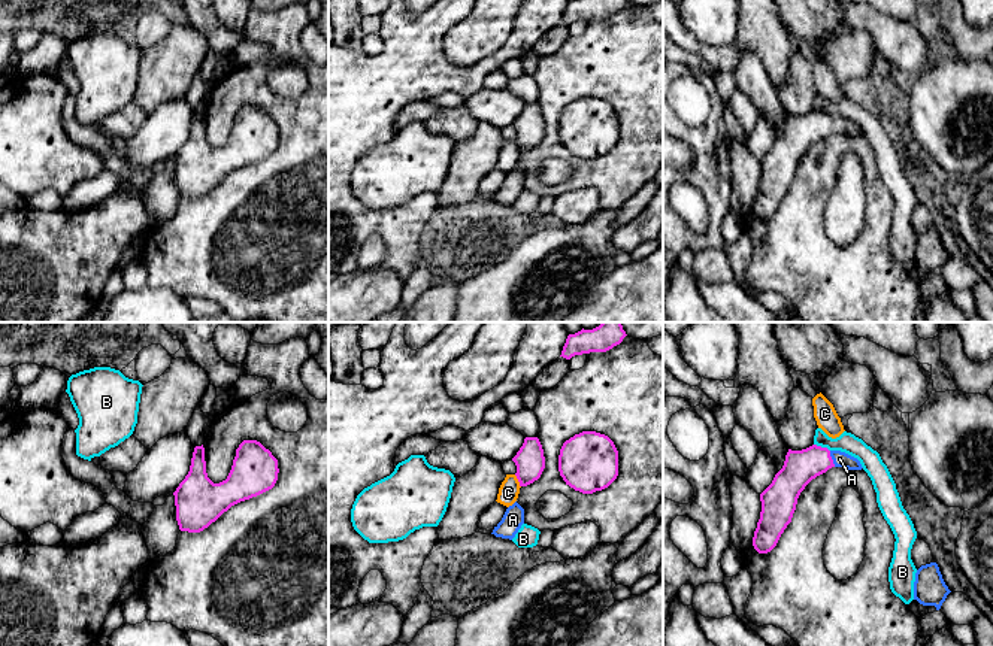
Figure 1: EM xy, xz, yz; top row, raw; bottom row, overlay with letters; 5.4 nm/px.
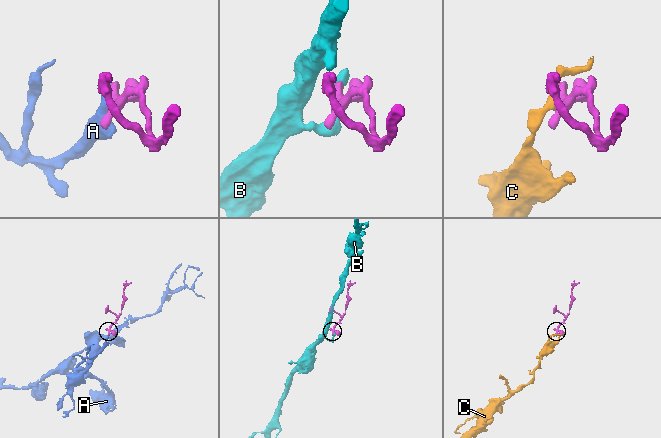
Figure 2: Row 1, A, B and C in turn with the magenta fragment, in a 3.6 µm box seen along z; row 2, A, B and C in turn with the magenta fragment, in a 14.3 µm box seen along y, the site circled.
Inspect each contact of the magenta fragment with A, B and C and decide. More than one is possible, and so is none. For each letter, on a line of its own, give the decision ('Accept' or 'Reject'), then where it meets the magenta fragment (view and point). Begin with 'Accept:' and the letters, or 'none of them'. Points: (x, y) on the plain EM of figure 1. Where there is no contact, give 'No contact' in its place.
Accept: A
A: Accept. Touches magenta at yz (830, 124)
B: Reject. Touches magenta at yz (820, 112)
C: Reject. Touches magenta at xz (518, 146)

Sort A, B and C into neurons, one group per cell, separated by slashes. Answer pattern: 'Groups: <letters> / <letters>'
Groups: A / B / C

